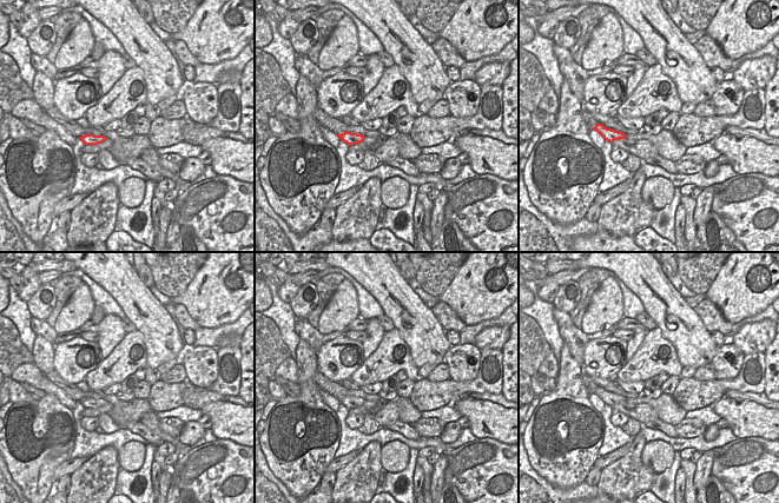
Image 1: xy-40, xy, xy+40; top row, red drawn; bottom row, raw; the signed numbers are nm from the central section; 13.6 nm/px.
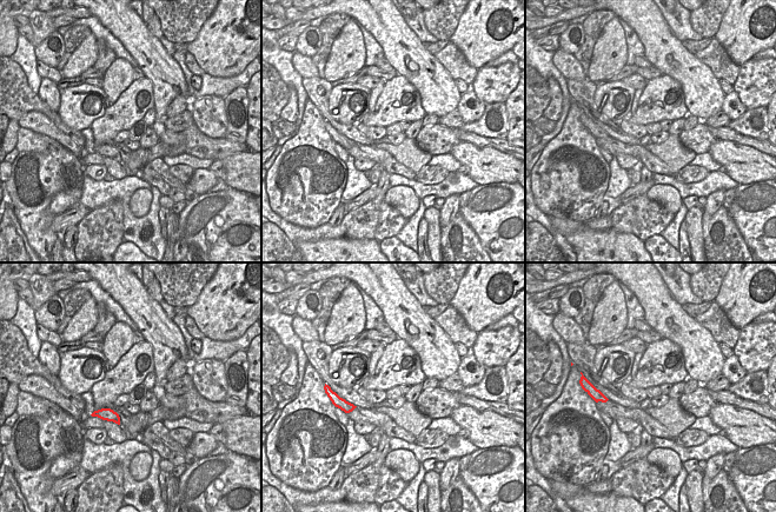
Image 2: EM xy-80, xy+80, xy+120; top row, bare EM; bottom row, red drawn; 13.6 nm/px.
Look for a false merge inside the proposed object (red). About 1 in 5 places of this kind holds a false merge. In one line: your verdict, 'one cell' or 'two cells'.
one cell

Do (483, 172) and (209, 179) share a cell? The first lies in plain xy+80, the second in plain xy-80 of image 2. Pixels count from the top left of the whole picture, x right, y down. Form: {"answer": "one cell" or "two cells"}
{"answer": "two cells"}

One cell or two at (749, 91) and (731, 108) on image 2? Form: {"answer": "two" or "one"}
{"answer": "two"}

